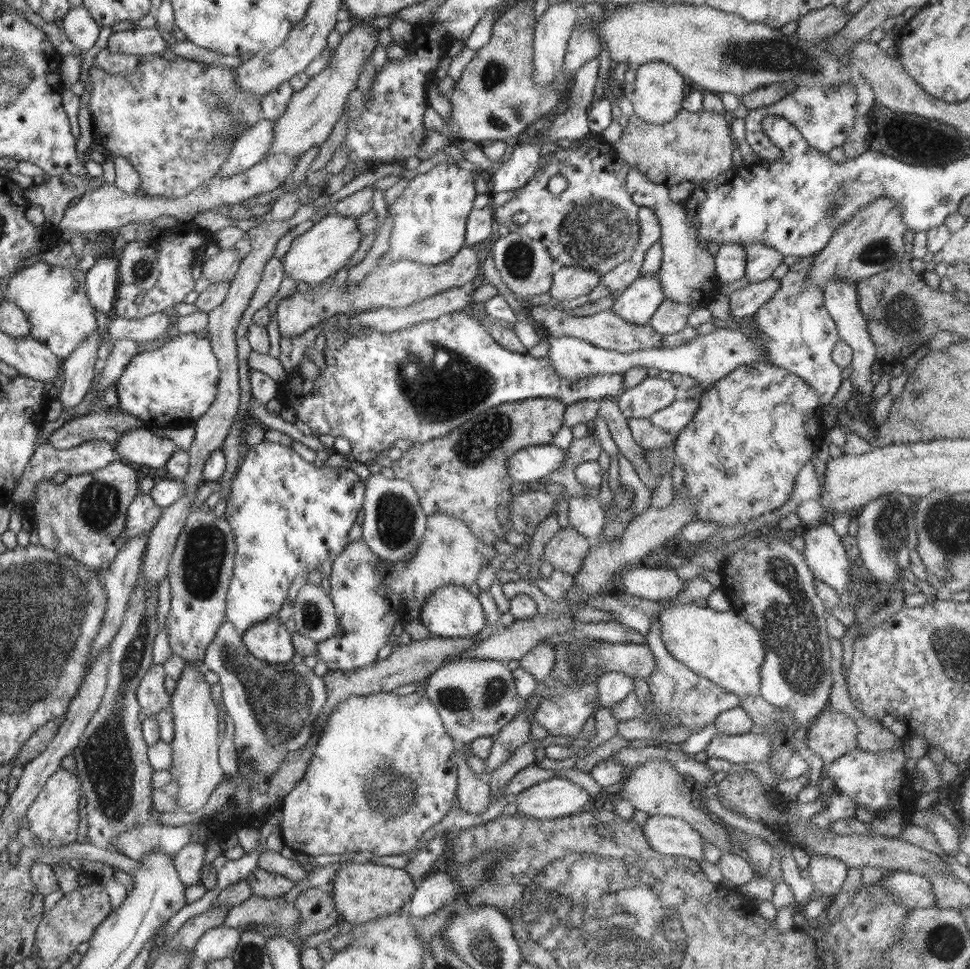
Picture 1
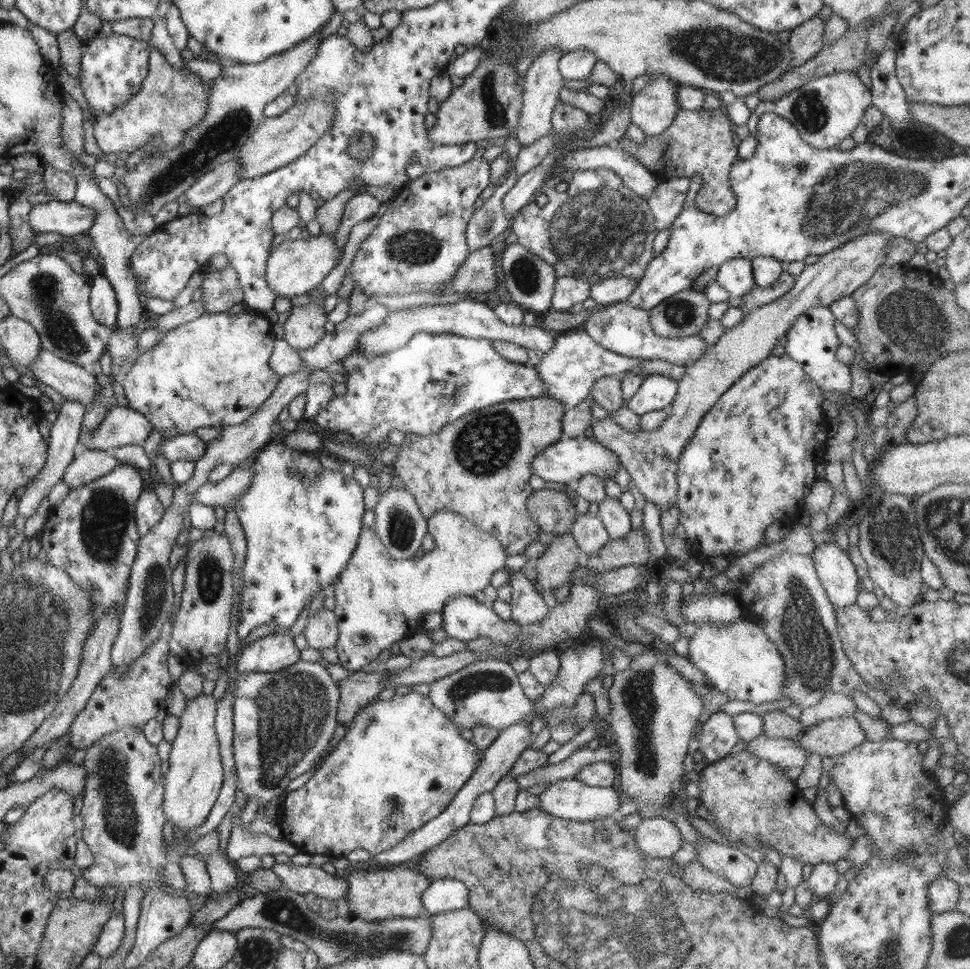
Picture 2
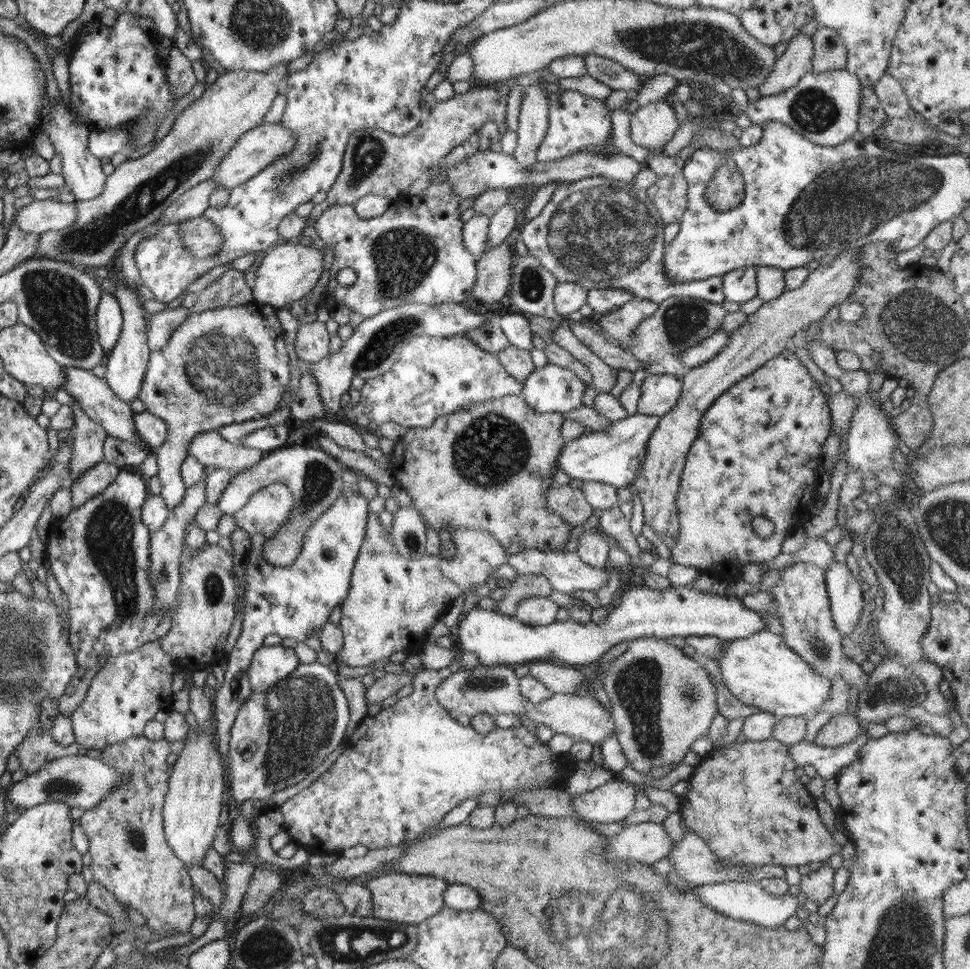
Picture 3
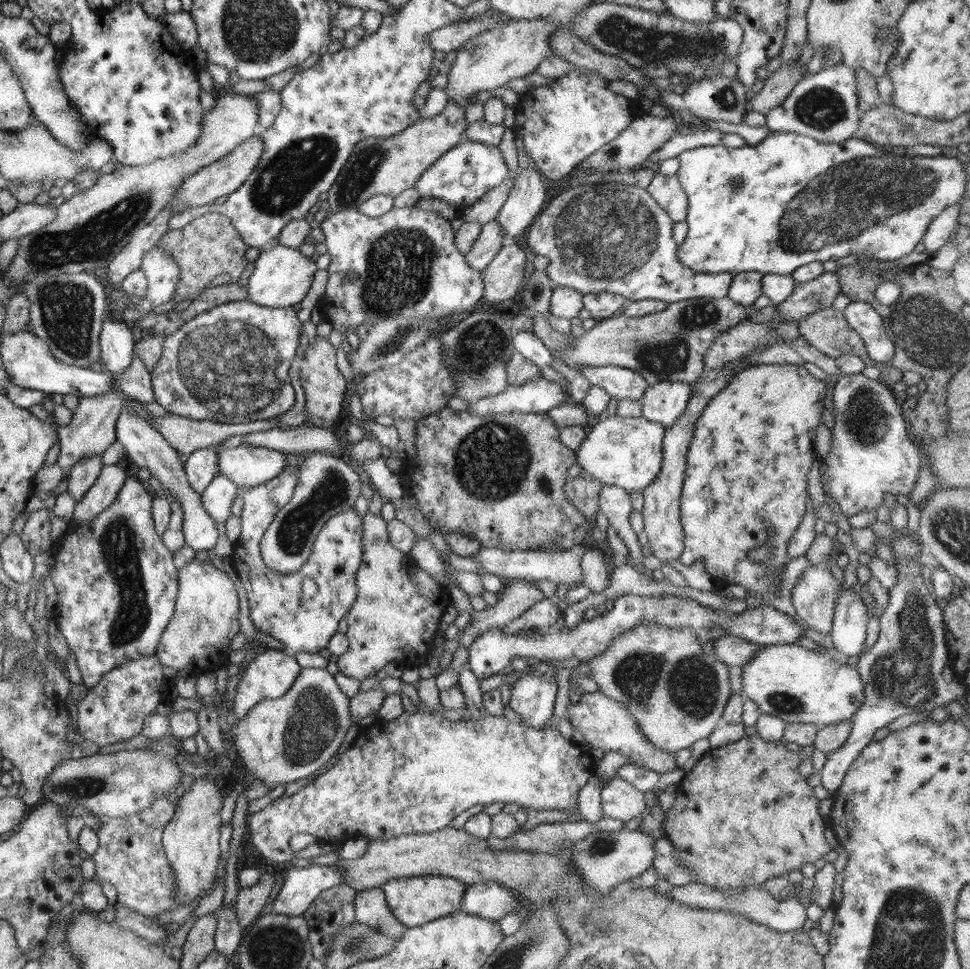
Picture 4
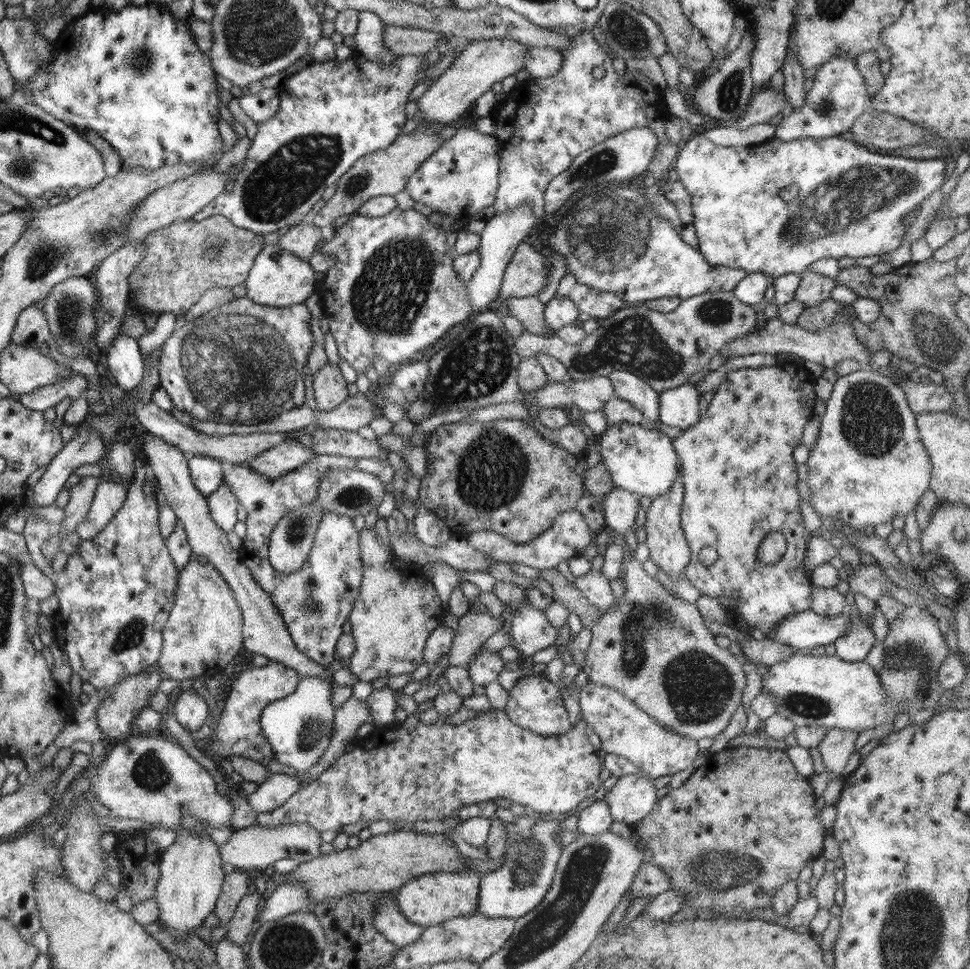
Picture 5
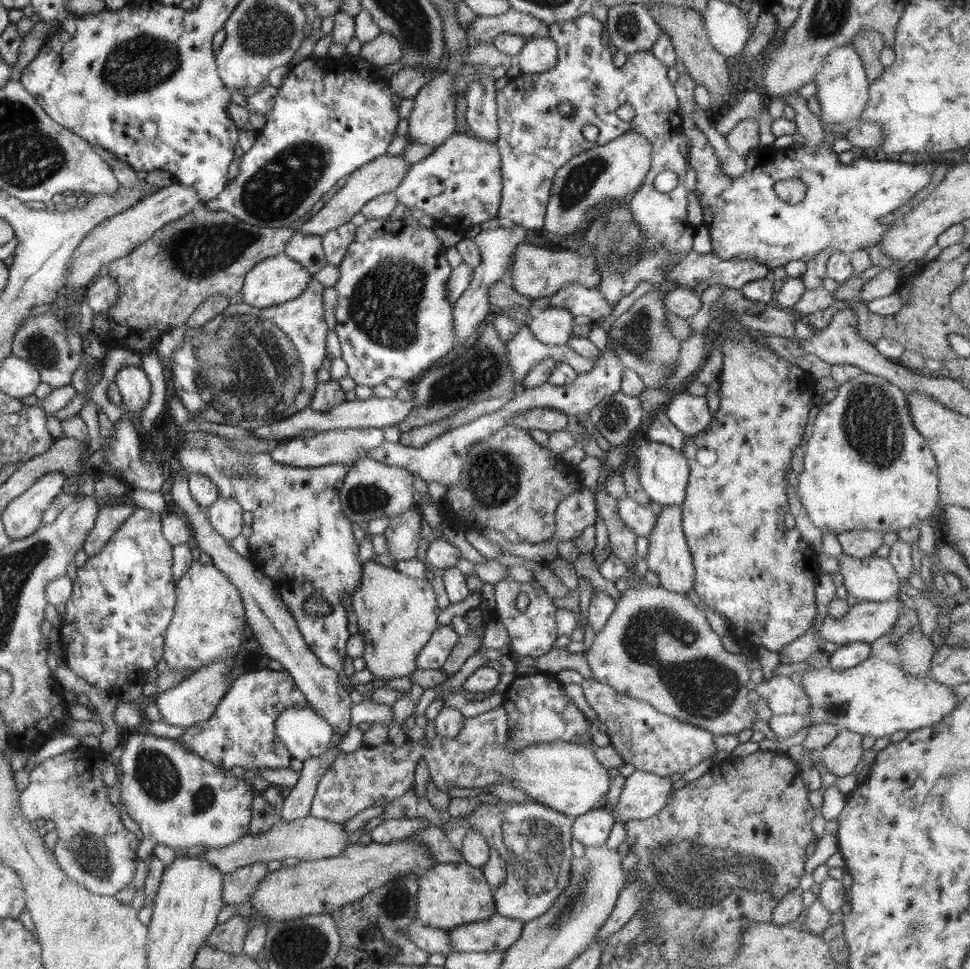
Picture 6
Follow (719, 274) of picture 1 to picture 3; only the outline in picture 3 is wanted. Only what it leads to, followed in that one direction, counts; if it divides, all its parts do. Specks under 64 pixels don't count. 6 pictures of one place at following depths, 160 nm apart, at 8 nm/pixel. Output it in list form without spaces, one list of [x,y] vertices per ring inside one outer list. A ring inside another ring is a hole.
[[[743,266],[721,277],[726,301],[742,304],[757,296],[757,267]]]

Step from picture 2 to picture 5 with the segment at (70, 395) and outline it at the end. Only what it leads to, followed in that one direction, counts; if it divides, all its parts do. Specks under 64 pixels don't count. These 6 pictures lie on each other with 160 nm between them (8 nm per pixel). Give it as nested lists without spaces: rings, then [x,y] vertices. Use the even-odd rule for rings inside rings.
[[[140,433],[140,438],[142,438],[142,444],[139,447],[144,455],[143,460],[149,464],[156,480],[158,480],[156,489],[164,494],[166,505],[173,508],[173,512],[184,528],[190,549],[197,555],[206,557],[208,563],[220,572],[220,575],[233,590],[236,602],[243,614],[243,648],[262,654],[270,661],[282,663],[303,677],[322,677],[330,681],[333,684],[332,702],[335,710],[342,706],[348,698],[352,697],[352,687],[335,683],[332,678],[332,669],[326,669],[298,650],[298,646],[292,641],[292,635],[288,633],[284,618],[274,606],[271,596],[260,588],[257,581],[250,575],[248,565],[242,562],[239,552],[230,545],[227,534],[214,523],[207,498],[193,484],[187,463],[188,458],[185,454],[178,447],[164,442],[161,438],[150,433]]]

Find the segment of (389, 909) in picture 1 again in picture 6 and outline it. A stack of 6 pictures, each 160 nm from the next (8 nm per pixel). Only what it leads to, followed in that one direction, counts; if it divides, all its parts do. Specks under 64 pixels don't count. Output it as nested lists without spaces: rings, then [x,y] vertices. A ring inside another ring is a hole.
[[[465,862],[438,863],[423,871],[417,892],[417,920],[424,926],[450,930],[455,926],[489,919],[496,913],[493,890],[481,869]]]

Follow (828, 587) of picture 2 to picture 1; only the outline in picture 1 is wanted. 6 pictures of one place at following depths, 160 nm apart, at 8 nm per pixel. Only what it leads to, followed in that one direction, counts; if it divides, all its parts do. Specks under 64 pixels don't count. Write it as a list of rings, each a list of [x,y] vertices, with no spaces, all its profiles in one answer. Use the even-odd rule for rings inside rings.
[[[822,522],[807,527],[801,535],[806,544],[803,554],[812,574],[828,583],[839,595],[846,592],[851,581],[852,563],[833,526]]]

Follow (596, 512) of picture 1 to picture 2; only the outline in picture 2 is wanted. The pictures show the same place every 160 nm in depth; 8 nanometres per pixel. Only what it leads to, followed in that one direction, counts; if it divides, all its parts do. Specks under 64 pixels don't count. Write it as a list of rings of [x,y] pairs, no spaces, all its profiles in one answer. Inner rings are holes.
[[[579,514],[574,520],[570,534],[578,543],[578,548],[583,558],[590,558],[594,554],[599,554],[600,548],[610,540],[603,523],[598,516]]]

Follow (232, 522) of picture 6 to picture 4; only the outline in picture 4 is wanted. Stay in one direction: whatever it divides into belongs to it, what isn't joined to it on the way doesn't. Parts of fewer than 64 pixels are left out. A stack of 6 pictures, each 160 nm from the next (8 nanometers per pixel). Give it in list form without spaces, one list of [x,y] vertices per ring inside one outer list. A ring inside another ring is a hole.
[[[218,473],[201,494],[204,510],[214,521],[226,524],[233,513],[232,504],[240,492],[241,489],[232,480]]]

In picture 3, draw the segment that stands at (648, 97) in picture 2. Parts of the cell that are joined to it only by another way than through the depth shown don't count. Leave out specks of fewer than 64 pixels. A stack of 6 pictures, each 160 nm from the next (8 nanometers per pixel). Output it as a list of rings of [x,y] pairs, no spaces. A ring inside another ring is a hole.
[[[668,99],[638,107],[630,117],[632,142],[652,151],[661,152],[679,128],[673,104]]]

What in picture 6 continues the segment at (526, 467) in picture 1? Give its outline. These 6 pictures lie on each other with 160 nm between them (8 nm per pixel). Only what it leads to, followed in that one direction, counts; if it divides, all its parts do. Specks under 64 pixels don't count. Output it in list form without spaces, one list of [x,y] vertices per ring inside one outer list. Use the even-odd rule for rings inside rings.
[[[635,435],[628,440],[630,456],[637,460],[638,478],[650,502],[662,506],[682,507],[686,502],[686,488],[688,488],[689,468],[686,457],[682,452],[664,443],[651,441],[642,435]]]

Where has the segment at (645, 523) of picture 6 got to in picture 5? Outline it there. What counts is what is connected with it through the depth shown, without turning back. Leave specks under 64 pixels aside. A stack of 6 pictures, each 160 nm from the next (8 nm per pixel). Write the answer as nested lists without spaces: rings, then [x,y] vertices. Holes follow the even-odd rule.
[[[615,487],[603,498],[605,528],[624,537],[634,526],[640,504],[628,490]]]

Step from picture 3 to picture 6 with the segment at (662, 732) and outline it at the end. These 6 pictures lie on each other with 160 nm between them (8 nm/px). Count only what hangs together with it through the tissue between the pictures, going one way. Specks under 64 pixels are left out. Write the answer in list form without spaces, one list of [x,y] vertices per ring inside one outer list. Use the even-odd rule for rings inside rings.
[[[601,482],[592,491],[598,515],[604,521],[610,535],[612,555],[627,567],[626,579],[629,581],[629,588],[621,593],[621,598],[615,603],[615,609],[606,626],[595,634],[592,646],[584,654],[593,678],[612,686],[620,694],[652,705],[662,714],[699,726],[715,735],[737,735],[741,730],[752,728],[758,718],[756,709],[748,698],[749,691],[746,686],[750,682],[750,669],[746,667],[743,656],[724,649],[721,637],[712,631],[704,612],[686,595],[661,586],[654,588],[645,580],[637,581],[632,559],[637,552],[635,542],[638,536],[620,519],[617,500],[608,495]]]

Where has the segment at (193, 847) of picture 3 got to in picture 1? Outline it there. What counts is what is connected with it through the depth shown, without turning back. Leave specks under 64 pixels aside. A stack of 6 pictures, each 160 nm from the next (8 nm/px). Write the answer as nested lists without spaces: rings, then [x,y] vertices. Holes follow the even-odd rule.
[[[187,662],[180,678],[175,681],[169,710],[172,711],[175,735],[170,743],[173,754],[171,774],[177,787],[177,809],[198,812],[214,789],[226,778],[219,763],[218,707],[210,695],[210,685],[204,679],[204,668]]]

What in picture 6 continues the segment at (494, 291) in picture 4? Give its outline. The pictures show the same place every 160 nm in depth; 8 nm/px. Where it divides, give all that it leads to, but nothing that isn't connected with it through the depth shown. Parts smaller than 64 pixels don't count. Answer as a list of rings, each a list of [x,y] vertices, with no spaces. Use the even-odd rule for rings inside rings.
[[[523,241],[518,243],[513,257],[509,284],[517,294],[528,297],[530,300],[541,297],[551,298],[566,283],[577,282],[586,288],[598,288],[601,283],[601,269],[590,254],[587,257],[581,257],[576,252],[552,251]]]

